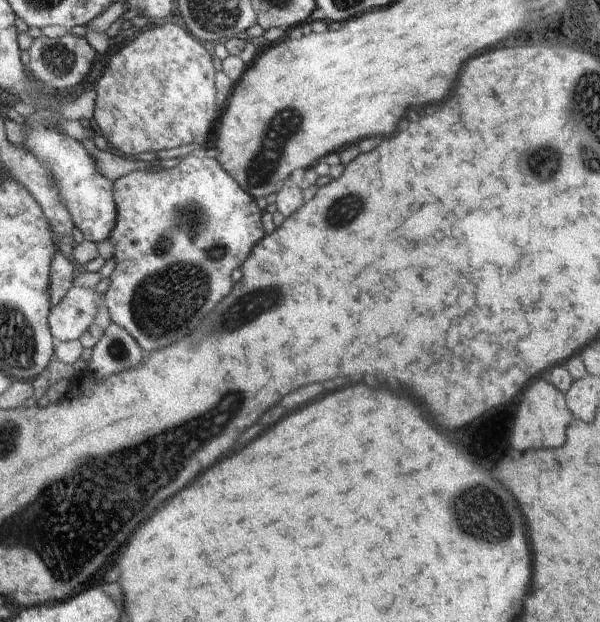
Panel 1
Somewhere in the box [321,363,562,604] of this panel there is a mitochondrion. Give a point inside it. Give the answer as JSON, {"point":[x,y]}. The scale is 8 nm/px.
{"point":[476,513]}

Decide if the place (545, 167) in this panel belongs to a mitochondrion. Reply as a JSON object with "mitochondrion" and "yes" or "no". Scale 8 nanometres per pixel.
{"mitochondrion":"yes"}

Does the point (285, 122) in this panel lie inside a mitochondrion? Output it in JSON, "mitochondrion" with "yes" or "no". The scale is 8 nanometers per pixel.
{"mitochondrion":"yes"}

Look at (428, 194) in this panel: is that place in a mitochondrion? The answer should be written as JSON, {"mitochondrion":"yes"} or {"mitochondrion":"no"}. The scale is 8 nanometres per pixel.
{"mitochondrion":"no"}

